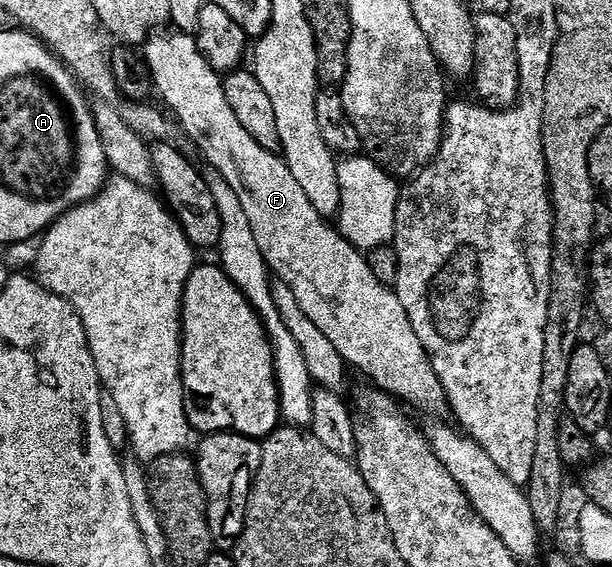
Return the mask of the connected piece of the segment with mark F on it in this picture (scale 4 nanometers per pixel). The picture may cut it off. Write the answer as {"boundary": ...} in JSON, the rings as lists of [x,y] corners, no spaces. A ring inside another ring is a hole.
{"boundary":[[[158,31],[145,42],[143,56],[153,76],[156,96],[165,100],[164,108],[173,109],[175,121],[177,116],[186,135],[197,141],[206,159],[213,161],[212,168],[221,174],[231,191],[239,195],[239,203],[243,203],[243,211],[247,211],[251,231],[255,231],[259,251],[263,251],[270,274],[280,284],[291,287],[299,307],[303,307],[303,315],[307,315],[307,319],[311,319],[311,323],[315,323],[315,327],[319,327],[319,331],[331,339],[335,351],[343,355],[346,366],[370,377],[373,380],[370,382],[376,388],[394,399],[405,400],[417,409],[430,409],[433,413],[441,408],[444,410],[447,405],[445,392],[431,367],[431,359],[423,343],[419,343],[419,335],[415,335],[415,327],[411,327],[411,319],[407,319],[407,311],[403,311],[403,303],[399,303],[399,295],[390,286],[379,283],[379,279],[371,275],[368,256],[345,240],[326,218],[319,215],[319,211],[315,211],[315,207],[311,207],[311,199],[307,199],[303,187],[295,183],[295,175],[291,175],[284,160],[277,153],[255,143],[247,127],[242,127],[239,119],[235,119],[235,111],[231,111],[227,103],[222,74],[215,72],[207,59],[203,59],[196,36]]]}

